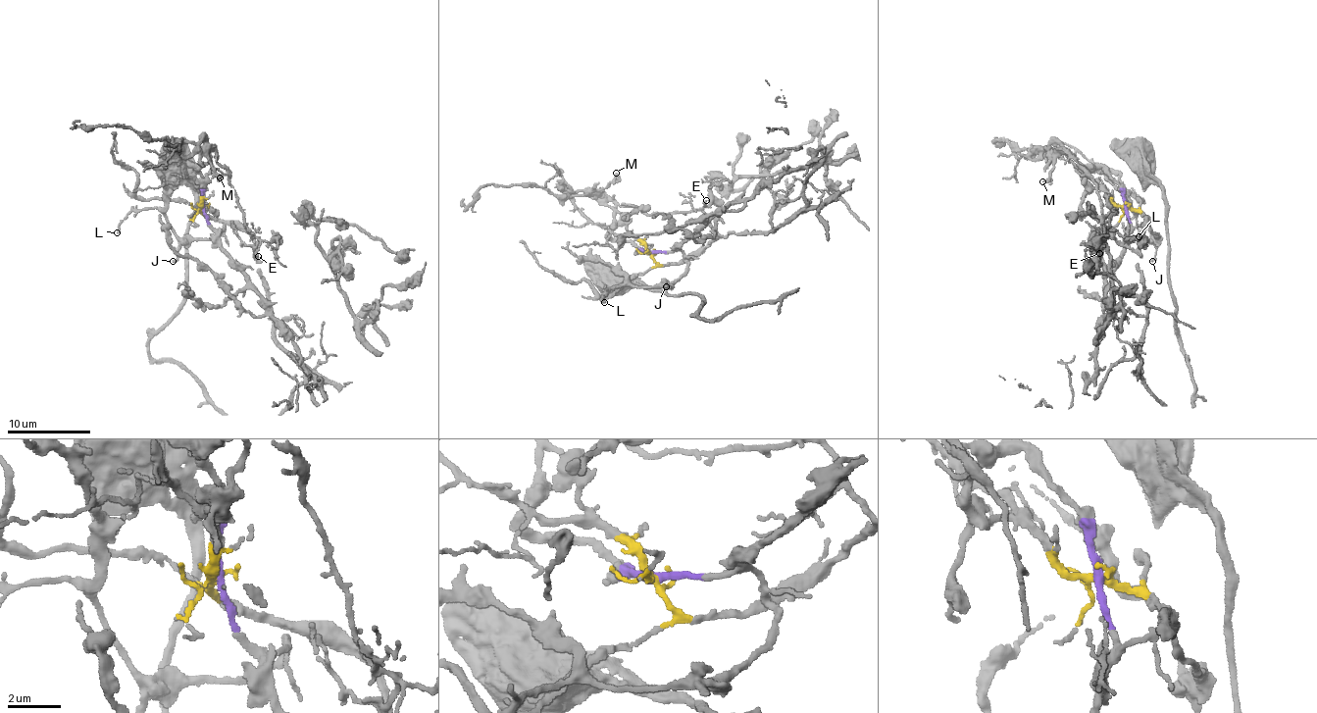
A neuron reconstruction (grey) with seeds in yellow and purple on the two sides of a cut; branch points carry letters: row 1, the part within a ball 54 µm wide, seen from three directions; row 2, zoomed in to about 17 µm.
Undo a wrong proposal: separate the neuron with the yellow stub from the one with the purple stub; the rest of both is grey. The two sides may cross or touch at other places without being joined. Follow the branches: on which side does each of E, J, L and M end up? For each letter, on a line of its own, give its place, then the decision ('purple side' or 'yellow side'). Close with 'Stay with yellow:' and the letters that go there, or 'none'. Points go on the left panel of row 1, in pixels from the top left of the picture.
E: (258, 256) | yellow side
J: (173, 261) | purple side
L: (117, 232) | purple side
M: (220, 178) | purple side
Stay with yellow: E

